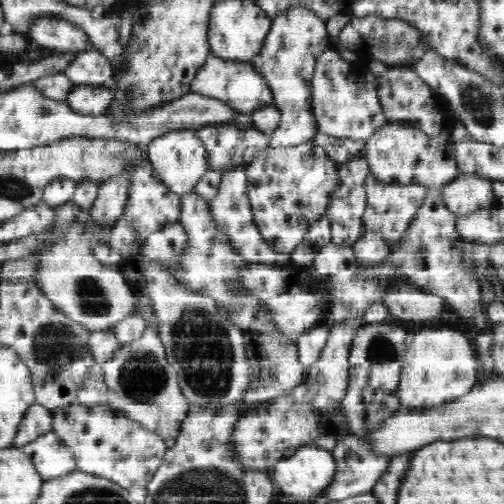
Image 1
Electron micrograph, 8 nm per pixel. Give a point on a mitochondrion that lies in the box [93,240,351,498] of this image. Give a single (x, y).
(203, 352)

